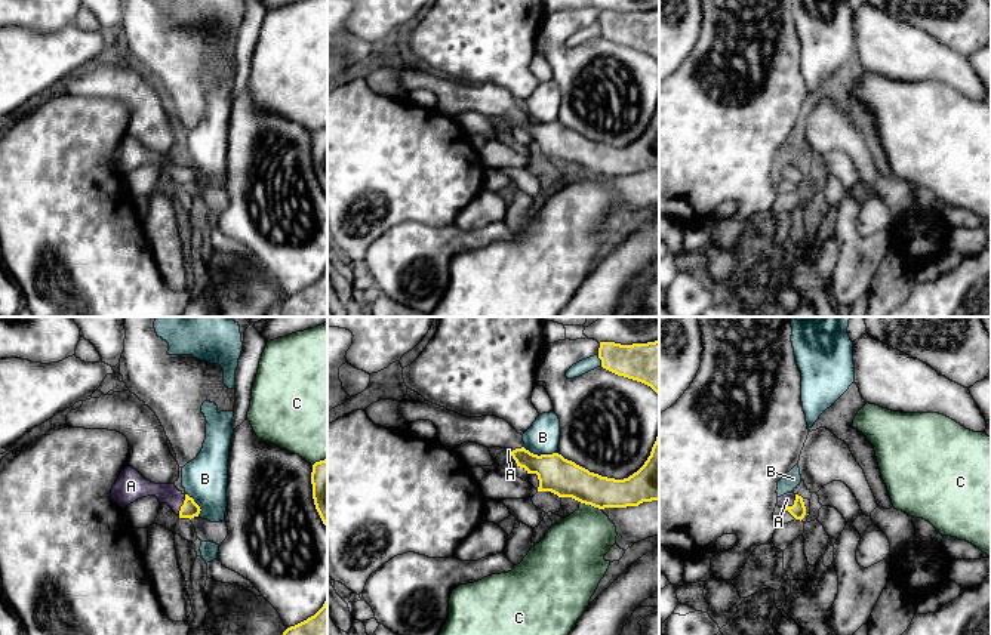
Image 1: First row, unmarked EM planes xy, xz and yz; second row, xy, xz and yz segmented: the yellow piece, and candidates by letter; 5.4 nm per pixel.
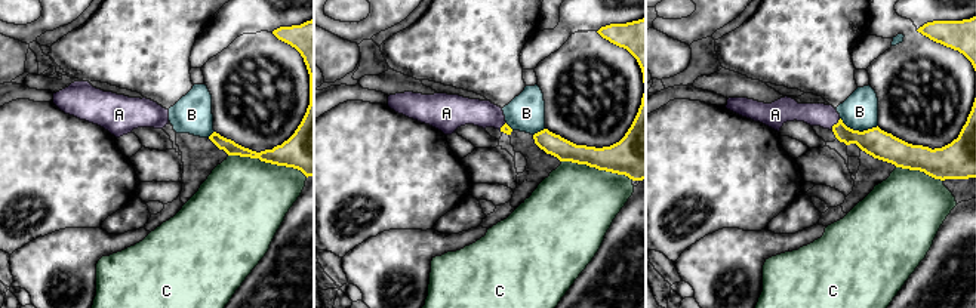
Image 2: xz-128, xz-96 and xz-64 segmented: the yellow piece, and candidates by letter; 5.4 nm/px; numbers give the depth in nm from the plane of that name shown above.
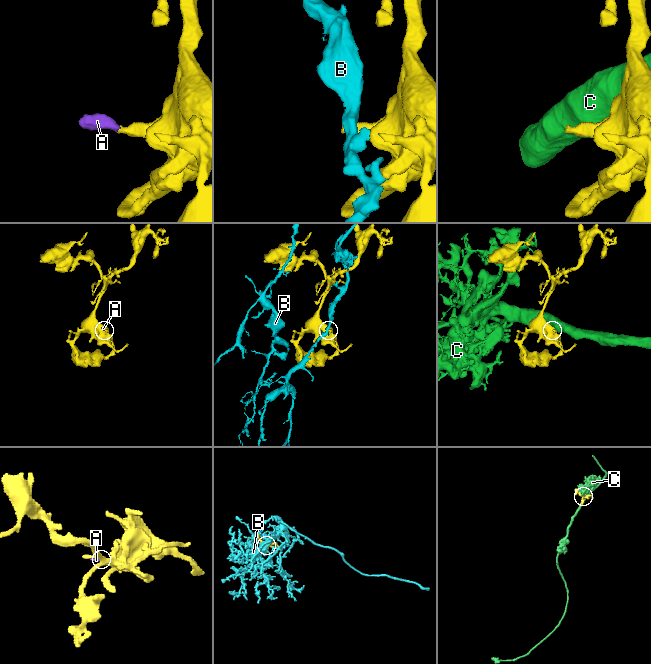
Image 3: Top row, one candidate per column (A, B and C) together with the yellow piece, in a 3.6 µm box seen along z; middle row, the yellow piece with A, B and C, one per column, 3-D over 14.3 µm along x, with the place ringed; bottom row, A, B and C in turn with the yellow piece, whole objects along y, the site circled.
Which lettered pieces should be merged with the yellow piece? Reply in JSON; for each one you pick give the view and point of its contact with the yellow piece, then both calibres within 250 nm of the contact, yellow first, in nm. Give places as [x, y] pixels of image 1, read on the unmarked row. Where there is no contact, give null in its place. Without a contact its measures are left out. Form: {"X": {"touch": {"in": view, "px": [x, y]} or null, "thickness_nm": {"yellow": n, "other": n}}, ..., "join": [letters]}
{"A": {"touch": {"in": "xy", "px": [182, 173]}, "thickness_nm": {"yellow": 90, "other": 110}}, "join": ["A"]}

